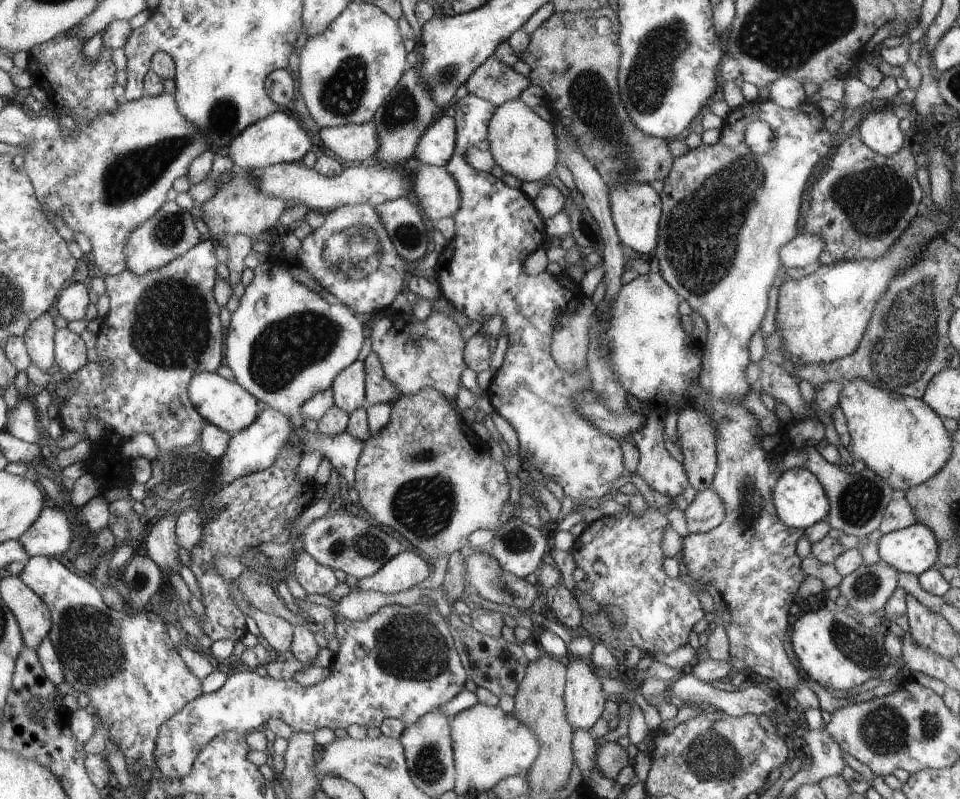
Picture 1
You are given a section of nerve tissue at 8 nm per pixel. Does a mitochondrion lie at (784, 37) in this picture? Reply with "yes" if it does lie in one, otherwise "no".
yes

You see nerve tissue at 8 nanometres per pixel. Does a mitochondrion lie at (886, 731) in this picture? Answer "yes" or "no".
yes

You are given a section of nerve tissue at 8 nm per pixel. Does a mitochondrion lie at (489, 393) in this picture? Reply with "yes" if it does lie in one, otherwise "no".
no

